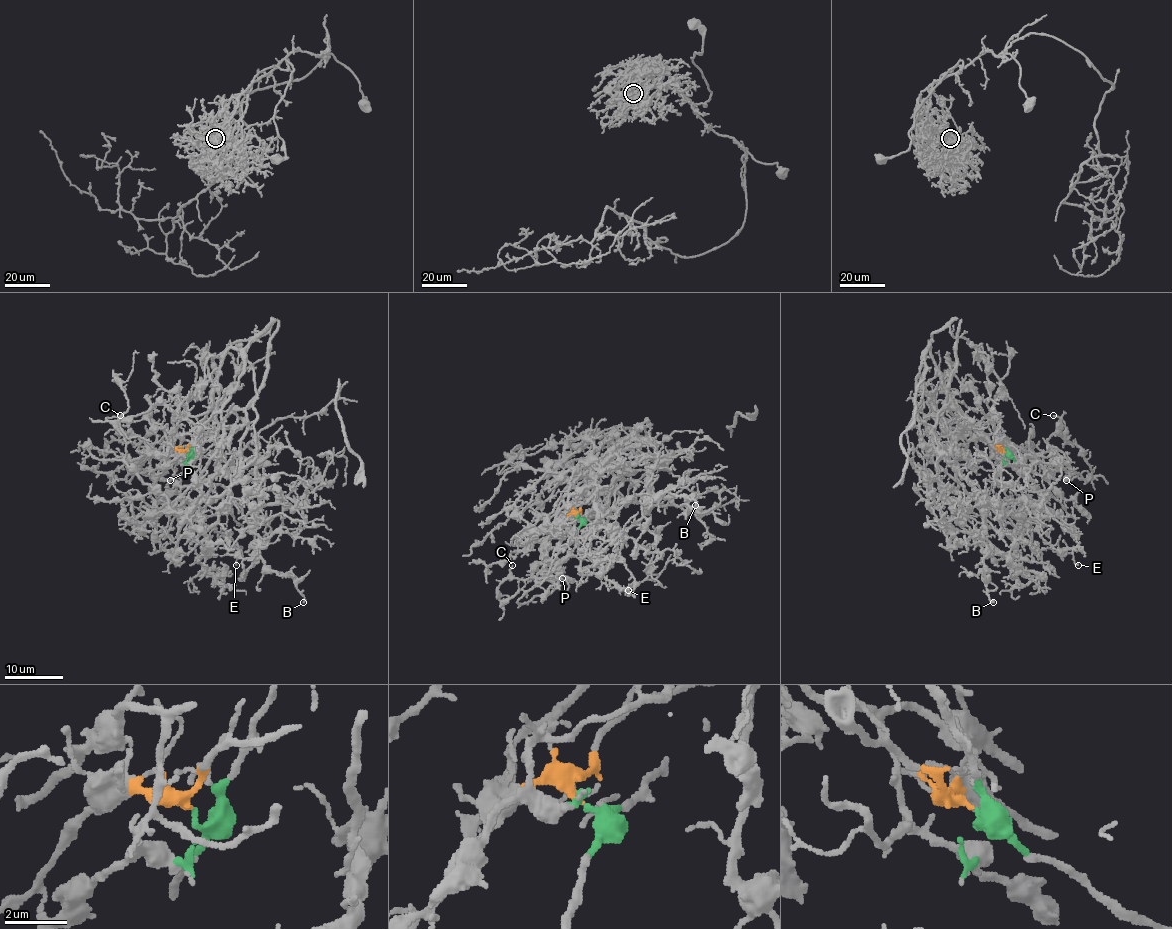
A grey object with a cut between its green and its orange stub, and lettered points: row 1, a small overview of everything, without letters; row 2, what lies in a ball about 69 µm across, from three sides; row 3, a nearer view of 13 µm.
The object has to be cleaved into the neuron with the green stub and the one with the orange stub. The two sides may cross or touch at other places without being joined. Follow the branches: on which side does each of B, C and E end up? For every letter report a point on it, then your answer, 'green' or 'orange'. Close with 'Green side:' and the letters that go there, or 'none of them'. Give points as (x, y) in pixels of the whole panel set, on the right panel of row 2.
B: at (993, 602); orange
C: at (1053, 415); green
E: at (1078, 565); green
Green side: C, E

